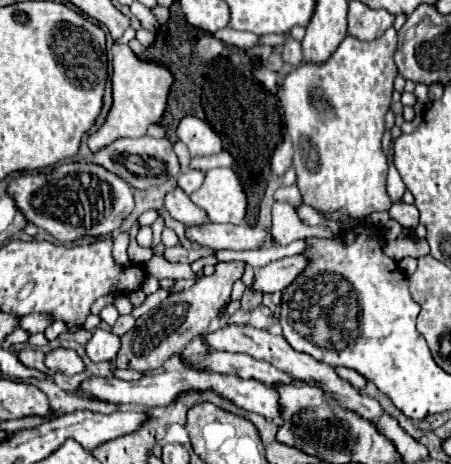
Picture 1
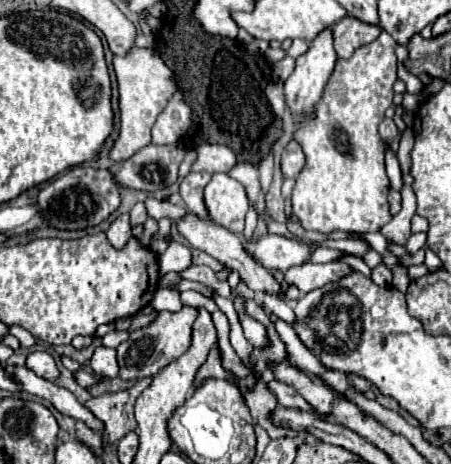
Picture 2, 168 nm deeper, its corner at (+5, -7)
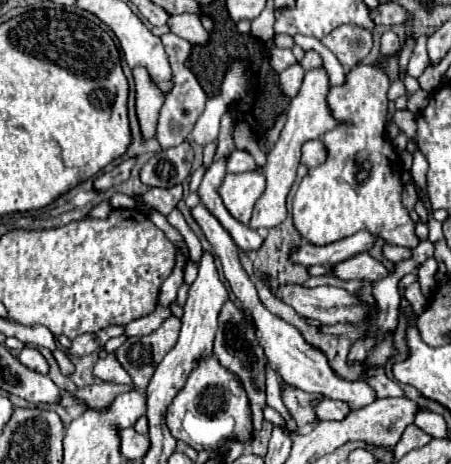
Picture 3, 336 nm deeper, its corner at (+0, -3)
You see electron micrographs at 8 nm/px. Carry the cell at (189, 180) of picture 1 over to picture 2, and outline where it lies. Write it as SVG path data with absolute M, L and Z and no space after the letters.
M188 173L182 183L180 183L180 197L186 203L188 211L196 213L198 217L208 217L206 215L206 207L202 203L202 191L206 187L206 183L210 181L210 173Z

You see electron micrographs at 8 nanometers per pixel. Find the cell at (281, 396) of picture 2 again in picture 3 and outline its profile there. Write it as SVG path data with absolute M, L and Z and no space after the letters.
M321 399L317 405L315 405L315 411L317 411L317 417L321 421L343 421L347 415L349 415L349 407L347 403L343 401L331 401L331 399Z

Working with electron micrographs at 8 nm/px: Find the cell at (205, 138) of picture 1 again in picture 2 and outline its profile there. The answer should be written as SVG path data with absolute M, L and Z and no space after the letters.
M202 143L196 147L196 161L192 165L192 171L206 171L206 173L226 173L234 163L236 155L226 145L210 145Z

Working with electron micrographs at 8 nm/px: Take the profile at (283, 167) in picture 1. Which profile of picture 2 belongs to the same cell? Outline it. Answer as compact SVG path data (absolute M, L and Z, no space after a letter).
M290 141L282 153L280 159L280 167L282 167L282 175L284 179L288 177L296 177L298 171L304 167L304 153L302 147L296 141Z

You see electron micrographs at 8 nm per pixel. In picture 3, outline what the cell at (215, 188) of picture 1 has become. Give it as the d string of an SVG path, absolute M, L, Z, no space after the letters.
M261 171L255 173L227 173L223 185L219 187L219 195L227 207L227 211L243 225L249 223L255 201L263 193L265 175Z

